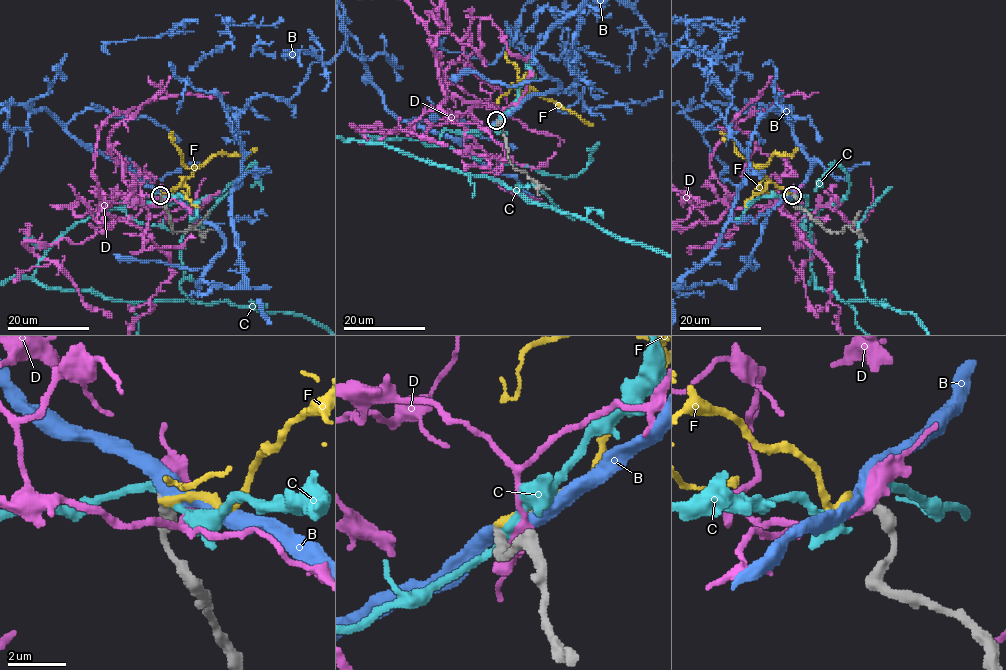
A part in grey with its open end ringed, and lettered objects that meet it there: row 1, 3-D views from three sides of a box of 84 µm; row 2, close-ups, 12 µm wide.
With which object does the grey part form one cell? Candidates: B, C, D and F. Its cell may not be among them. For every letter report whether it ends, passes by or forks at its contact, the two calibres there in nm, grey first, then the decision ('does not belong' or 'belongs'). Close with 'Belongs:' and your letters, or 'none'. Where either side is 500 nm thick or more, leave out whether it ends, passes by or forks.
B: it passes by; calibres 320 and 440 nm; does not belong
C: it passes by; calibres 400 and 280 nm; does not belong
D: it passes by; calibres 360 and 420 nm; does not belong
F: it ends; calibres 360 and 220 nm; belongs
Belongs: F

